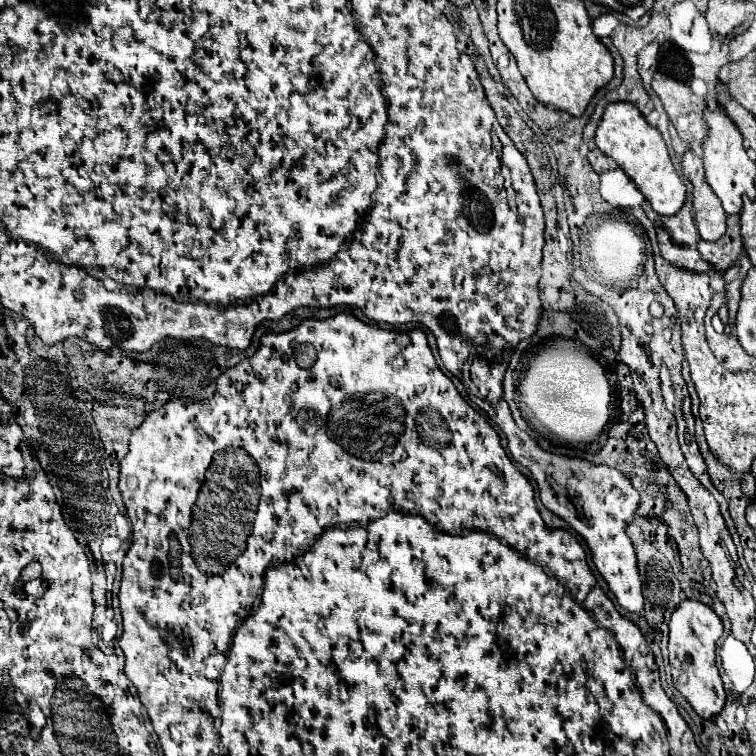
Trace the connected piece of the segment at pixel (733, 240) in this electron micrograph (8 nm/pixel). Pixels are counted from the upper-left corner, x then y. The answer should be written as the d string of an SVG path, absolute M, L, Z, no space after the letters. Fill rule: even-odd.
M738 214L728 216L728 230L722 236L722 240L710 244L702 239L698 242L698 250L706 262L712 266L718 266L722 270L734 266L742 254L742 242L740 242L740 218Z

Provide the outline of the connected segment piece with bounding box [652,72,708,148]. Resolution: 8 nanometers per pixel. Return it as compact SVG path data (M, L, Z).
M656 74L652 80L652 90L660 98L670 122L678 130L680 138L690 146L702 146L708 136L708 124L704 120L706 100L696 96L688 84L676 82L664 74Z

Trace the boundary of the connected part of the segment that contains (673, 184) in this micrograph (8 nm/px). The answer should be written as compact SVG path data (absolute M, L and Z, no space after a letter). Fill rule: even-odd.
M626 102L608 104L596 128L594 140L596 146L606 156L614 158L616 164L636 182L638 190L644 194L644 198L658 214L672 216L682 208L686 200L686 186L670 162L668 148L662 134L644 120L644 116L636 110L636 106Z

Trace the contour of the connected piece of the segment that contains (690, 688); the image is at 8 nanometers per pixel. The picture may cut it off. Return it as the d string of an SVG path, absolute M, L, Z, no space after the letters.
M686 600L672 612L668 628L670 628L670 642L668 642L670 668L676 690L690 702L690 706L702 718L714 718L726 702L724 684L716 668L716 642L724 634L720 616L710 606L698 600Z

